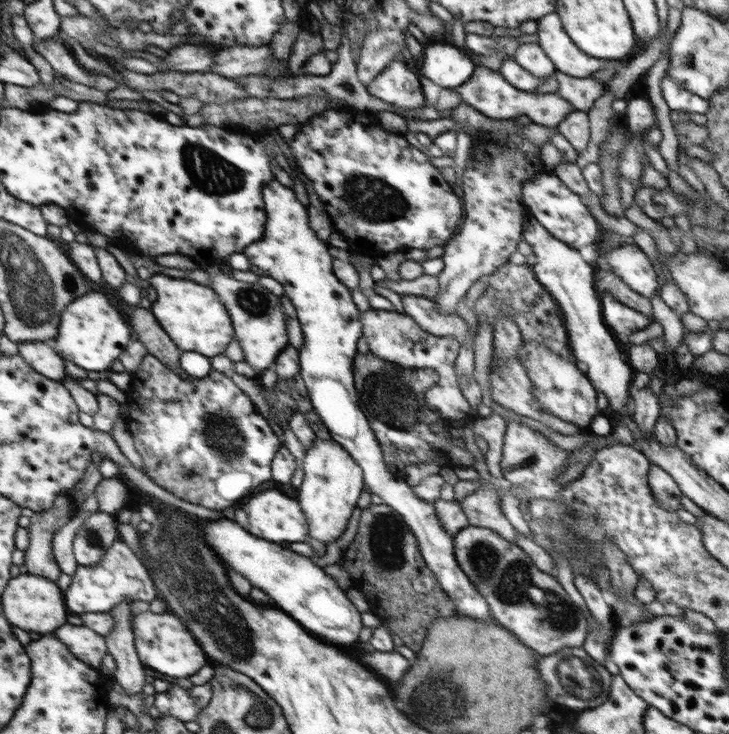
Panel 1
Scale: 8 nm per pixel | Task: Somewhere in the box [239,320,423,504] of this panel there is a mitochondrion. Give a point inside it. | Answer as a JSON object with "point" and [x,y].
{"point":[388,380]}

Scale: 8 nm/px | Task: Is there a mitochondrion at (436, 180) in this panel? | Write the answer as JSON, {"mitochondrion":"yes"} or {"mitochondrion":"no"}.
{"mitochondrion":"no"}

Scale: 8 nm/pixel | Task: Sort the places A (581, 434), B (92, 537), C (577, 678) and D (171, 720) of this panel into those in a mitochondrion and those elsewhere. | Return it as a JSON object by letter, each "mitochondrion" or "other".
{"A":"other","B":"mitochondrion","C":"mitochondrion","D":"other"}

